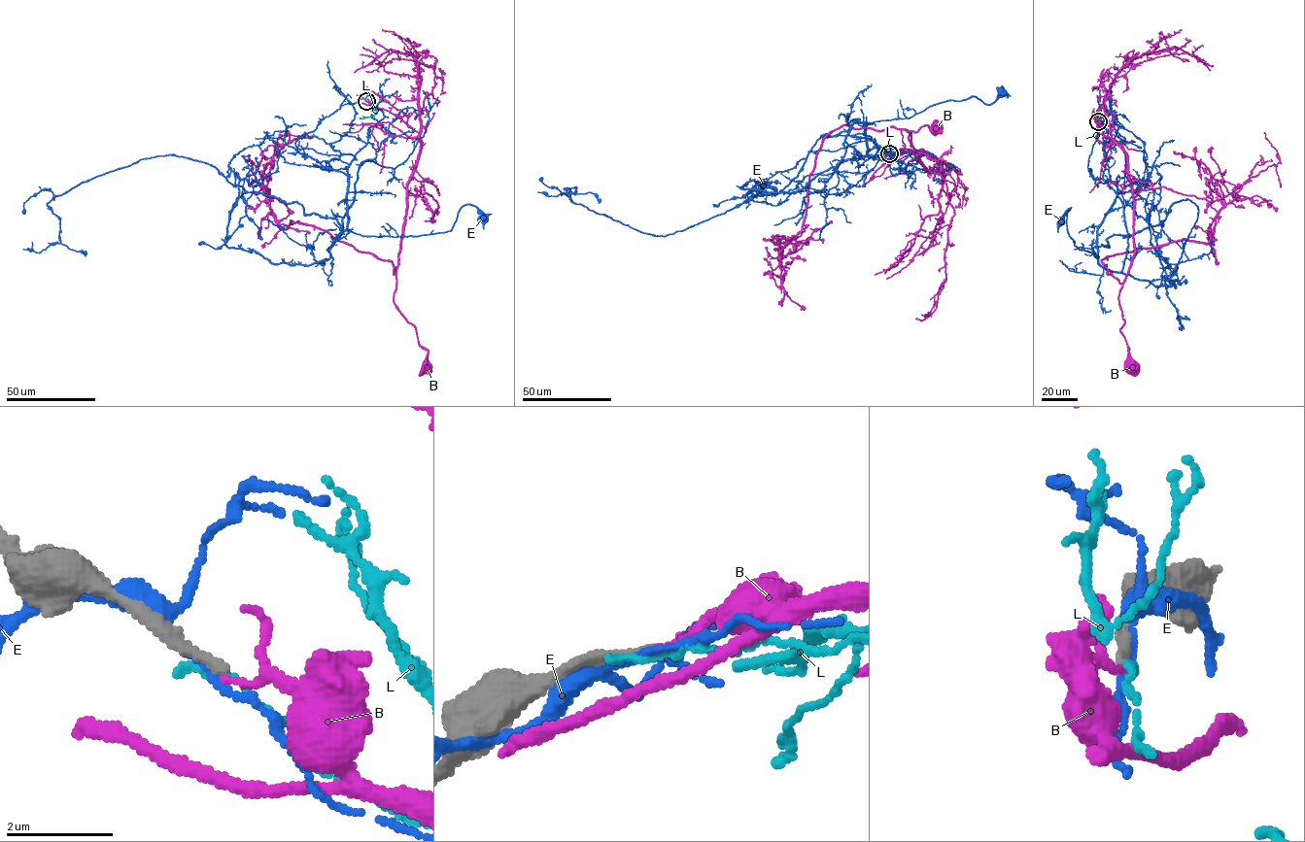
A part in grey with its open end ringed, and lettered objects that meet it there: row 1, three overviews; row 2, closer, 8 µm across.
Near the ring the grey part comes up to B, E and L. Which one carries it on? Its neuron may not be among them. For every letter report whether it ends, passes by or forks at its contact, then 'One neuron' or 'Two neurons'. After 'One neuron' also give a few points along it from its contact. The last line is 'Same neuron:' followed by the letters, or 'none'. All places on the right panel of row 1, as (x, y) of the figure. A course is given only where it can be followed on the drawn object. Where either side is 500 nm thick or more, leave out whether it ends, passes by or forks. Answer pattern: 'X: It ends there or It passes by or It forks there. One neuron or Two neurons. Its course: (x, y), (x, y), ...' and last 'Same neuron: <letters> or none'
B: It passes by. Two neurons
E: It forks there. Two neurons
L: It ends there. Two neurons
Same neuron: none

